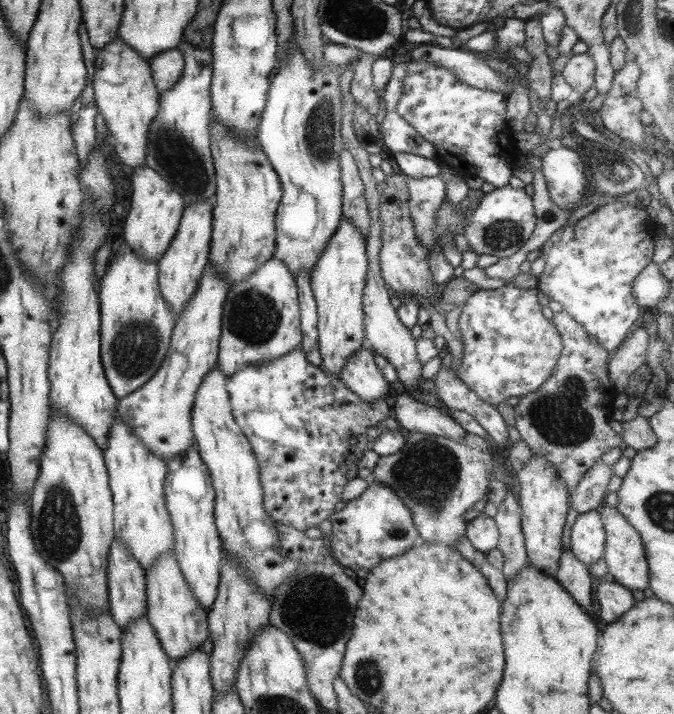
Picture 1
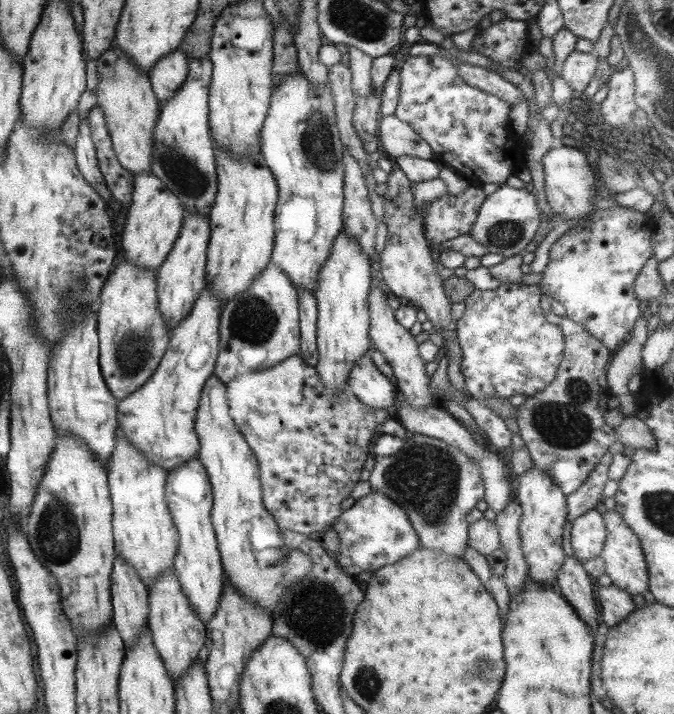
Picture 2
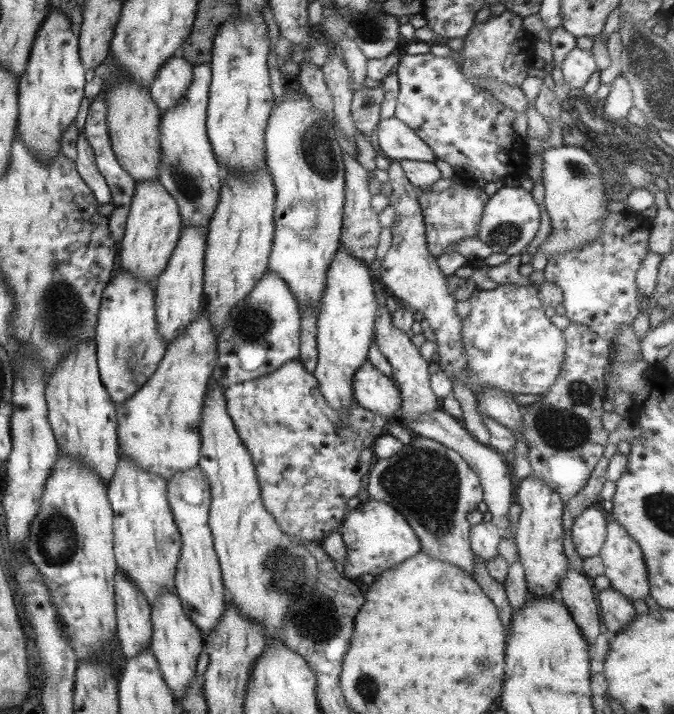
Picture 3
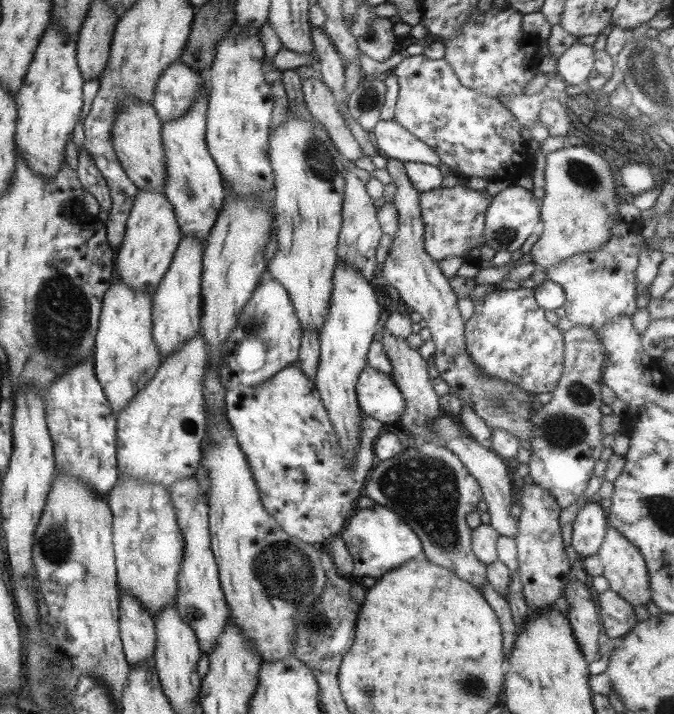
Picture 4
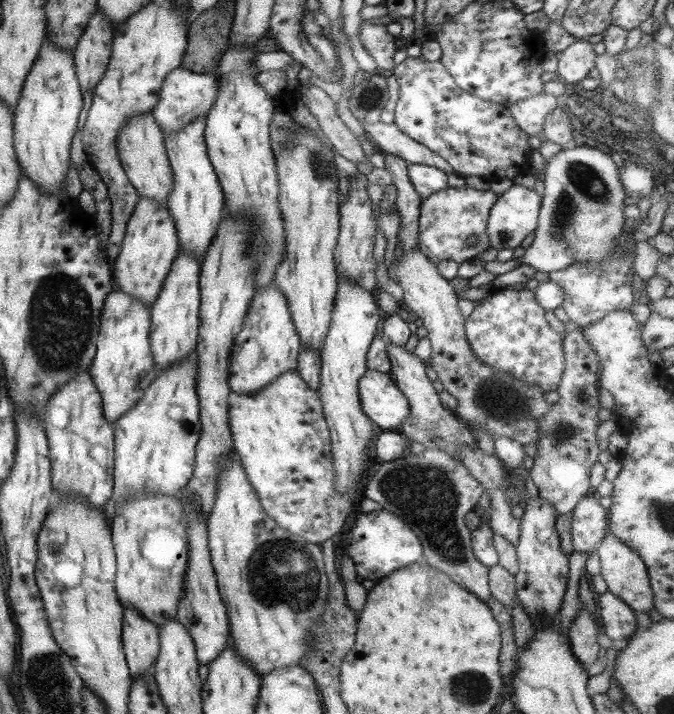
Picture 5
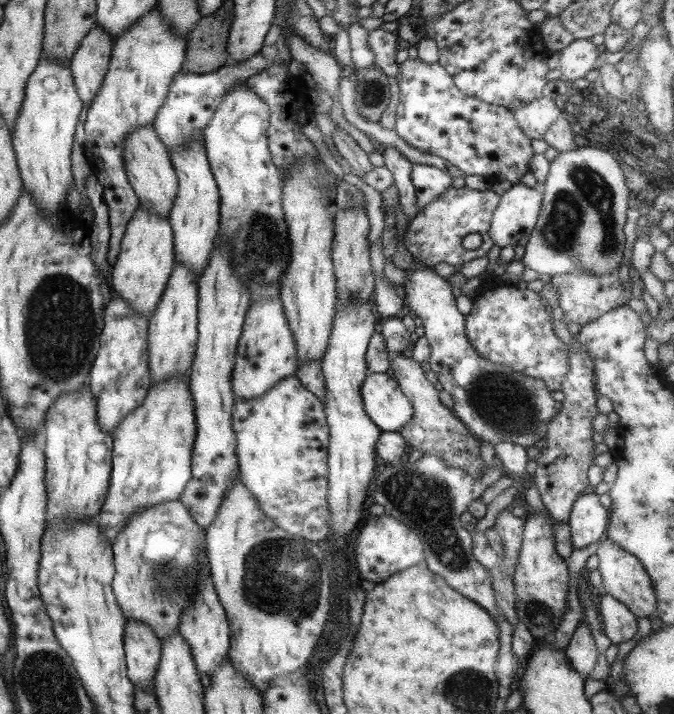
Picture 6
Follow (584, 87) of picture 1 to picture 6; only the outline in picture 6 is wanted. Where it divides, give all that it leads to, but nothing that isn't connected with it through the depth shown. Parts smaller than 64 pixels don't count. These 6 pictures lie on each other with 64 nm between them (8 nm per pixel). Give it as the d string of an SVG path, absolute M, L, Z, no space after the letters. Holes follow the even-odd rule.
M573 39L559 53L558 70L561 72L561 79L569 83L577 78L583 78L586 74L595 68L595 60L598 53L596 46L590 39Z

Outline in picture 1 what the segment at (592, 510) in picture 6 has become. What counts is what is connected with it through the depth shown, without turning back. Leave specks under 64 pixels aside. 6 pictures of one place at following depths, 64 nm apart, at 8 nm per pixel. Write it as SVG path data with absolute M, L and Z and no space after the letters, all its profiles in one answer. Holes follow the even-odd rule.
M598 510L578 514L570 528L570 551L586 567L602 558L605 529Z

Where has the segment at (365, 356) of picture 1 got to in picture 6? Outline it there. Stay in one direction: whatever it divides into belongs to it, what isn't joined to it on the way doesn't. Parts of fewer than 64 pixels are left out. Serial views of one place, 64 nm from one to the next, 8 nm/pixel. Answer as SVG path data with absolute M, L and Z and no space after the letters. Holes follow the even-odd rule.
M368 372L360 392L365 414L380 431L399 432L413 415L411 403L388 372Z

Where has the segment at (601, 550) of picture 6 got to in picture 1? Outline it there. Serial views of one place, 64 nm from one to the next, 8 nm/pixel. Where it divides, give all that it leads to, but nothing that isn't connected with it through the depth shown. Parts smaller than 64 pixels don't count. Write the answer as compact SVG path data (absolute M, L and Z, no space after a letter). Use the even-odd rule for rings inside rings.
M600 505L598 513L605 529L604 550L602 558L613 581L627 590L643 590L648 587L648 566L645 560L643 543L639 533L625 521L615 507Z

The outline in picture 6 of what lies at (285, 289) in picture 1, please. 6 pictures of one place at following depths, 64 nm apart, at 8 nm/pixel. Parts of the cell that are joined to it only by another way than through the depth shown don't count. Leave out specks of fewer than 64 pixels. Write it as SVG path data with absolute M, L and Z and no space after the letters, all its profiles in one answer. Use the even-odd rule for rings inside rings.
M279 297L257 301L245 313L235 351L233 370L231 371L231 388L235 398L253 399L265 394L277 381L294 375L295 341L283 317L283 307Z

